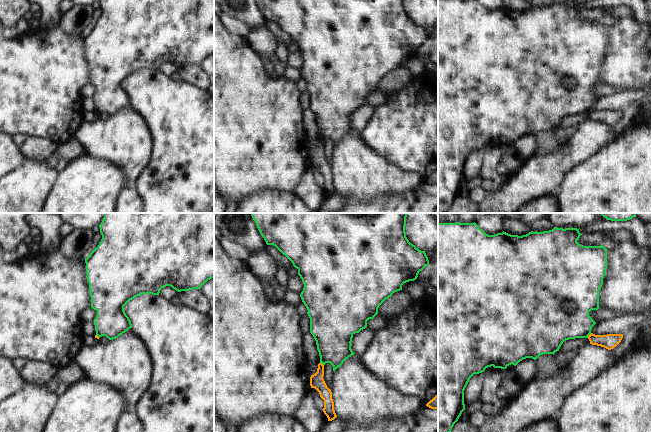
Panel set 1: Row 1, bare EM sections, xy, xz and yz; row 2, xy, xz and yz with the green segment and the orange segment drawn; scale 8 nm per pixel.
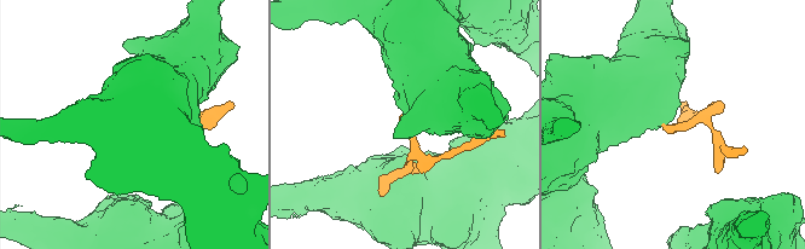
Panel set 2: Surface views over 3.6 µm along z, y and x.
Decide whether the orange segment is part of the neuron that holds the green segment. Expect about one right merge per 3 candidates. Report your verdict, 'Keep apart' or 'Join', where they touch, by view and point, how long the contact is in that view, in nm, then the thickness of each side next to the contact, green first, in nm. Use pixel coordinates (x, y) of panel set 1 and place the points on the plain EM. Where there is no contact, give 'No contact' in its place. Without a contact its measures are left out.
Keep apart. Touches green at yz (589, 110). Shared border 50 nm. Thickness 380 nm (green) against 120 nm

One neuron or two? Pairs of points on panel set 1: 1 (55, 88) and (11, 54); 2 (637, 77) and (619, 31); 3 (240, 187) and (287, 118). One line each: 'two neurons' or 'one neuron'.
1: one neuron
2: one neuron
3: one neuron

